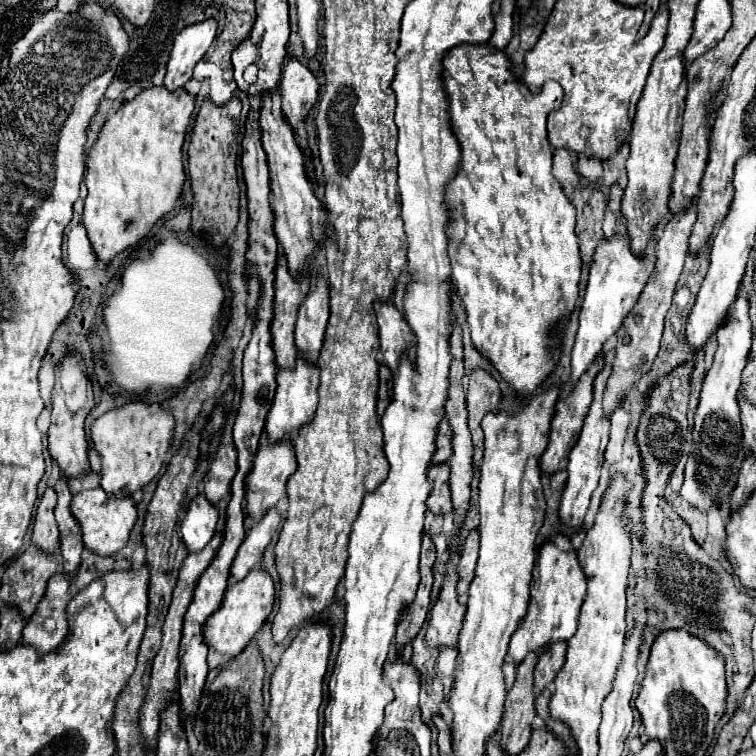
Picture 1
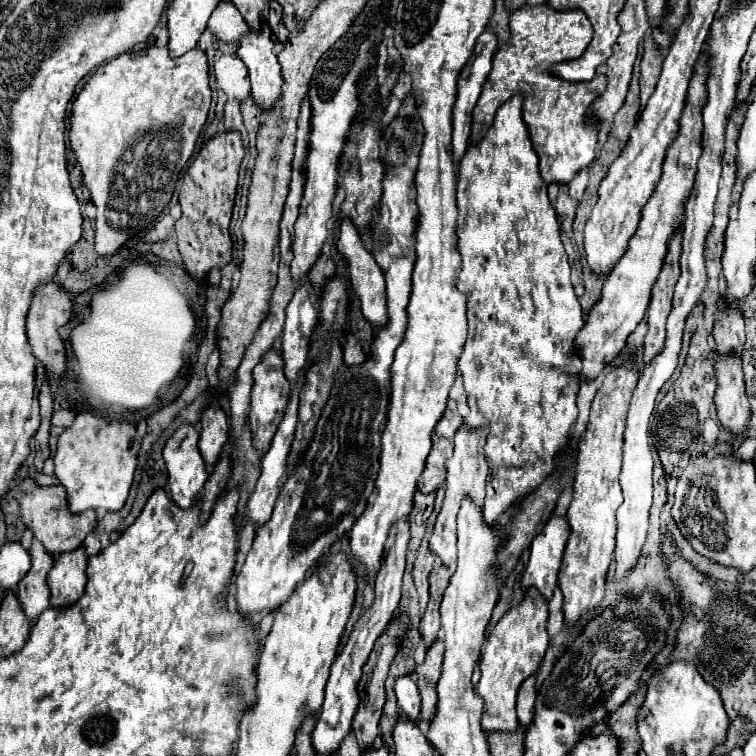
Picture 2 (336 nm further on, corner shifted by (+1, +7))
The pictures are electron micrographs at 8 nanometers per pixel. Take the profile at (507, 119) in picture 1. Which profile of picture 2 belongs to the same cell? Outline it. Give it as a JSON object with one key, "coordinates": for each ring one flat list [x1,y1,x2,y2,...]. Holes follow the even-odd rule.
{"coordinates":[[515,94,515,98,509,98,507,102,503,102,503,106,499,106,495,120,493,120,491,128,487,130,485,138,477,144,469,144,463,158,459,160,459,184,457,184,457,208,459,208,457,226,459,228,457,228,457,236,459,236,459,252,463,256,463,268,459,274,457,288,461,288,463,292,469,292,469,300,467,300,469,334,467,334,463,354,459,358,459,370,463,374,463,384,465,384,467,402,469,402,469,416,465,418,465,424,473,426,473,428,483,426,483,424,491,426,491,432,489,432,487,444,485,444,485,458,487,458,487,464,491,468,491,472,489,472,491,478,487,478,487,496,485,496,485,510,483,510,487,524,495,524,495,520,499,520,499,516,505,510,509,510,521,496,527,496,531,490,535,490,557,468,555,456,563,448,567,448,571,424,577,420,575,396,579,390,579,374,582,370,581,360,571,358,570,355,573,356,575,349,575,334,583,326,583,310,581,310,581,304,573,292,571,266,569,266,569,256,567,256,563,242,561,242,559,216,557,216,553,204,549,202,547,184,543,182,543,178,539,174,539,158,537,158,537,152,533,150,529,130,527,130,527,124,523,120,523,98,525,98,523,94]]}

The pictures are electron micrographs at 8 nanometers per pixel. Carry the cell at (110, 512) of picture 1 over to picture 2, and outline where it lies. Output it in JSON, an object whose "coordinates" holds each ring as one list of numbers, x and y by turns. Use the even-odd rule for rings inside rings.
{"coordinates":[[37,486,33,492,25,494,21,498,21,516,23,516,23,522,27,524,27,528,33,530,33,536,51,554,71,552,71,550,79,548,81,542,85,540,85,536,97,528,95,510,87,510,81,514,73,514,69,510,63,486]]}

